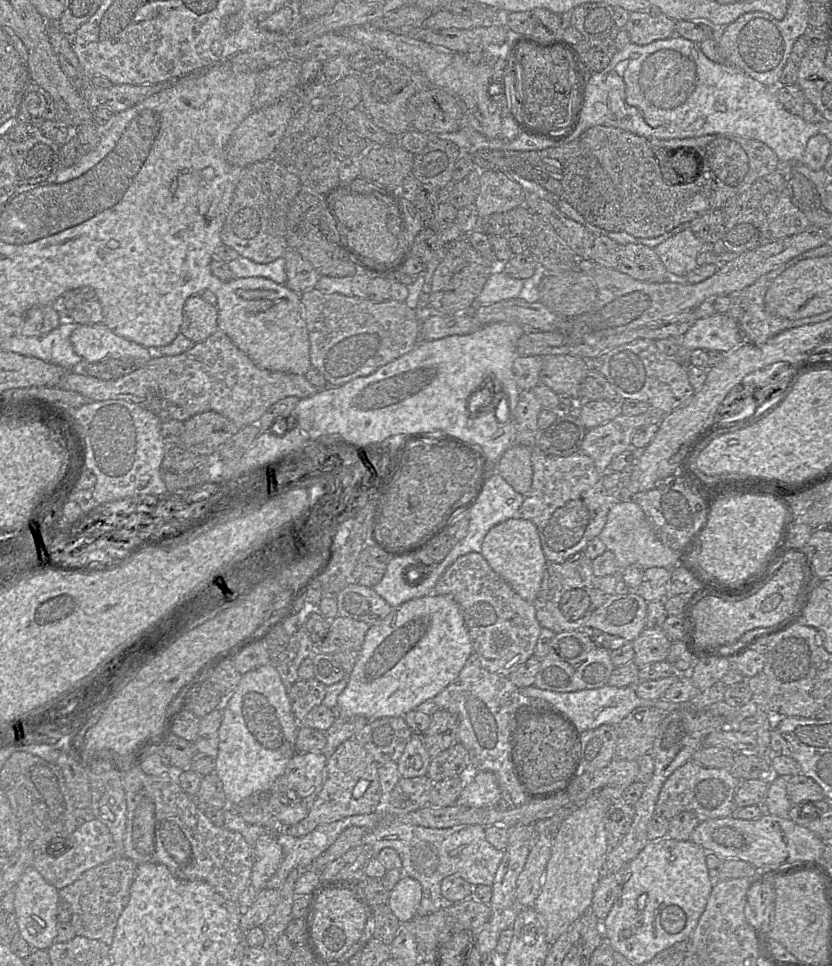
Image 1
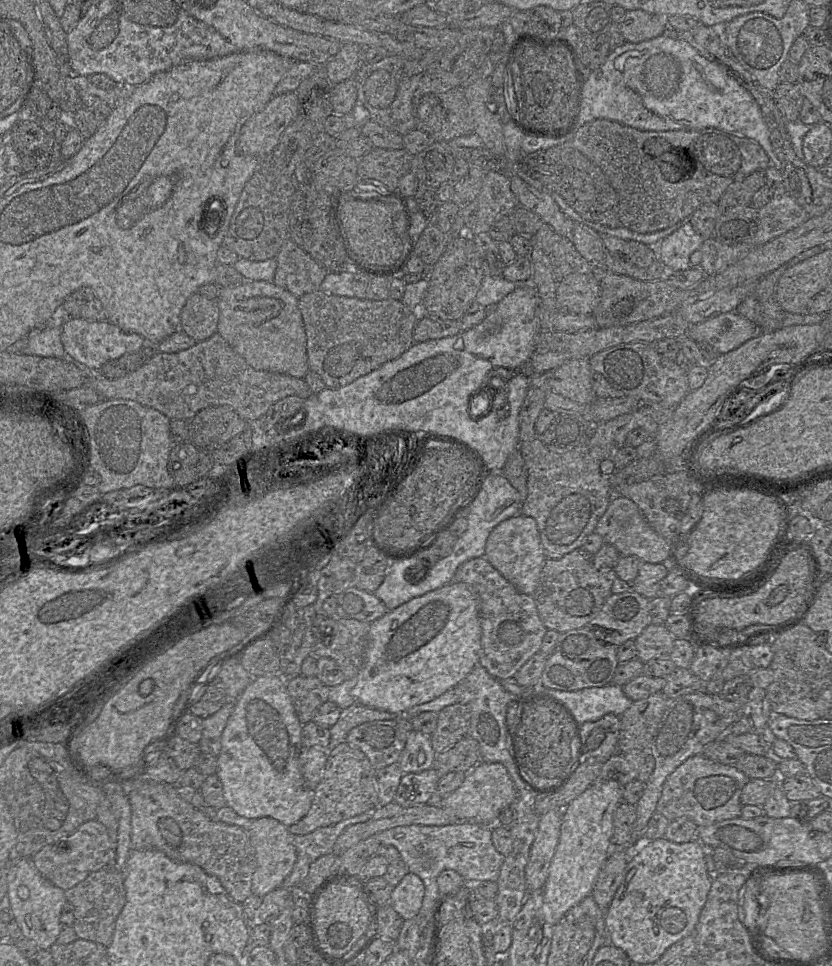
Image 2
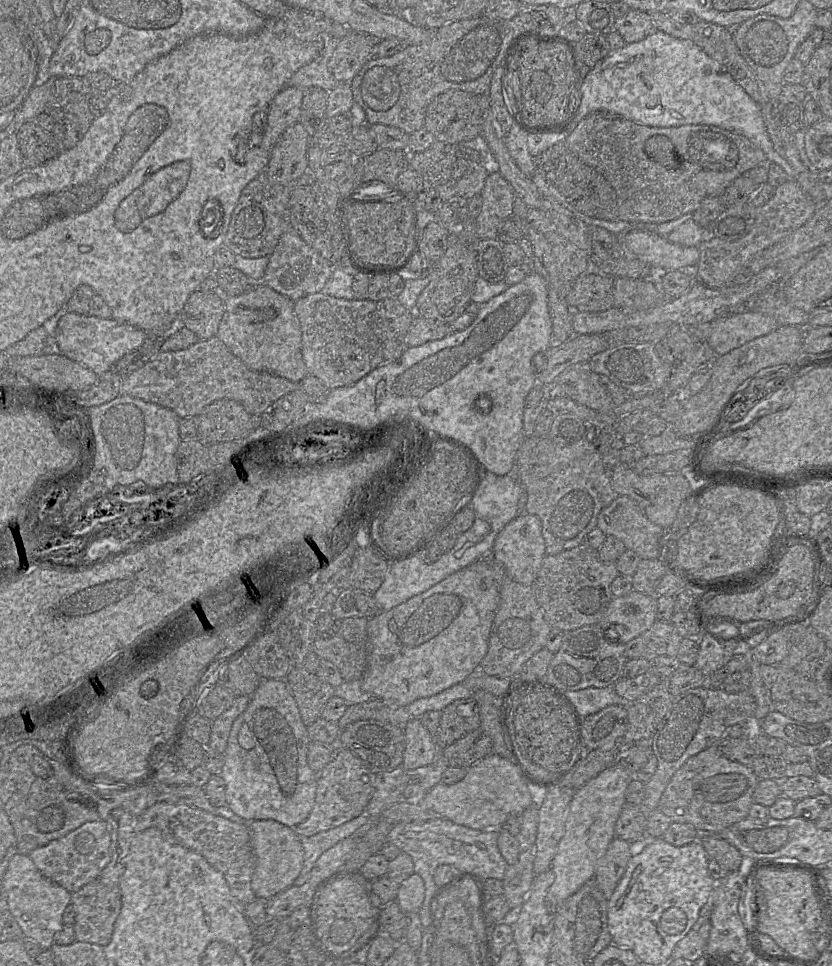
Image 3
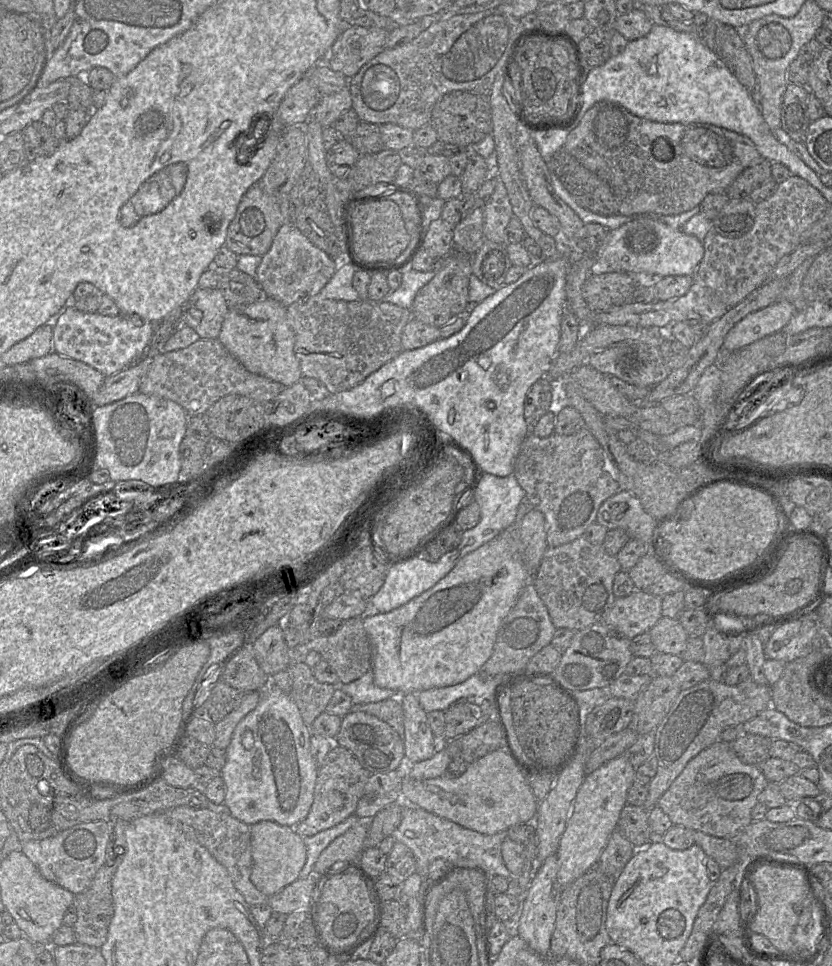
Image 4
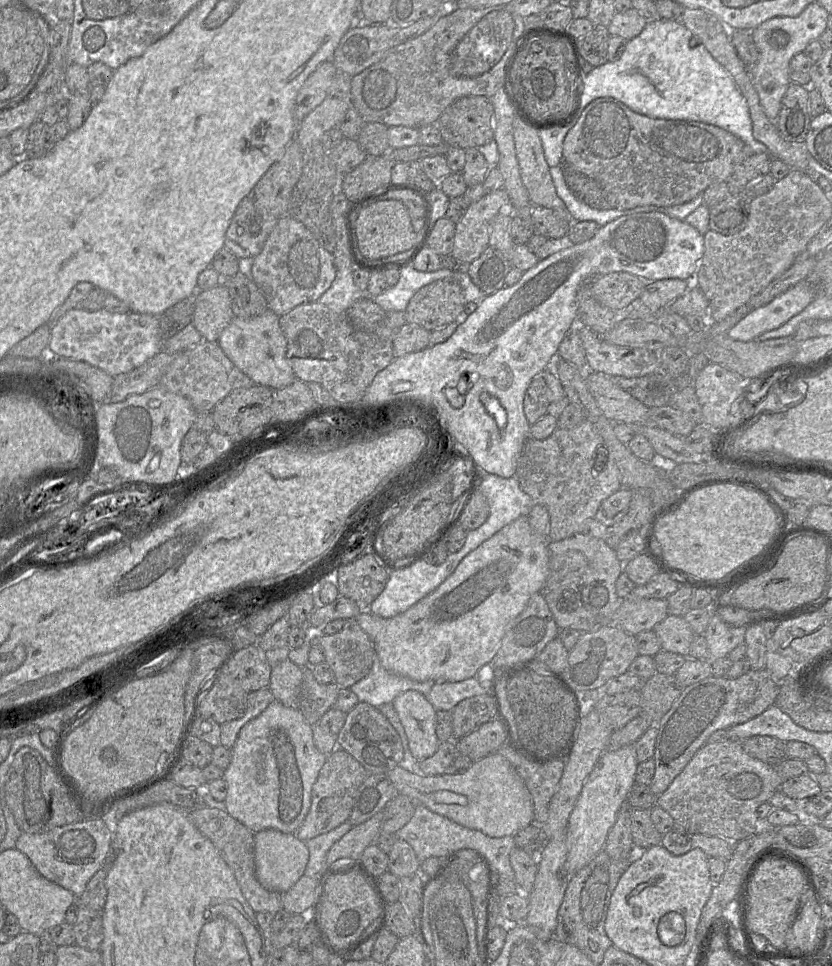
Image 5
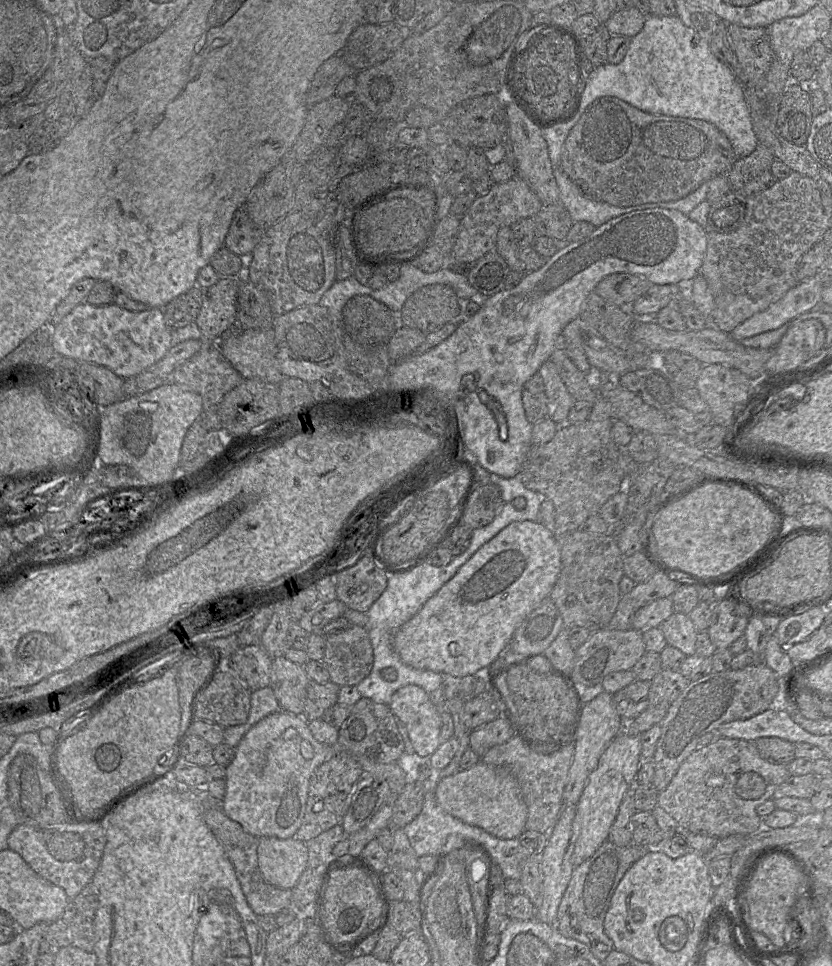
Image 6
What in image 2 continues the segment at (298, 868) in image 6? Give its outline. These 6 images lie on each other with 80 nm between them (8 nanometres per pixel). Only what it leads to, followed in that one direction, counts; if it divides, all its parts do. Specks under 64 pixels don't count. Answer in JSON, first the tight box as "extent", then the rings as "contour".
{"extent":[248,818,297,897],"contour":[[[273,818],[253,819],[248,830],[248,836],[256,859],[256,868],[251,881],[251,892],[263,897],[270,891],[281,887],[284,879],[291,873],[297,859],[296,849],[291,842],[288,827]]]}

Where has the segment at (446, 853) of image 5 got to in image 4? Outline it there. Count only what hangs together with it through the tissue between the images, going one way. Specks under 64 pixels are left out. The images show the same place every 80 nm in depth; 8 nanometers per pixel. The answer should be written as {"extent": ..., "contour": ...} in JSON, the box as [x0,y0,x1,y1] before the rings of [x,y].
{"extent":[393,803,511,919],"contour":[[[404,803],[403,818],[393,832],[393,838],[396,842],[401,842],[405,844],[414,854],[416,861],[416,873],[420,875],[422,882],[421,888],[418,894],[419,897],[423,894],[423,897],[420,902],[420,910],[422,912],[423,919],[423,910],[427,903],[430,891],[435,885],[434,879],[429,879],[428,877],[428,867],[435,859],[441,858],[447,861],[453,869],[462,869],[462,868],[474,868],[479,873],[483,874],[486,878],[492,878],[494,876],[503,876],[505,878],[510,878],[511,873],[507,869],[501,853],[501,845],[503,841],[507,838],[506,831],[498,832],[493,835],[483,835],[479,832],[464,828],[448,819],[439,817],[431,812],[428,812],[417,806],[411,806]]]}

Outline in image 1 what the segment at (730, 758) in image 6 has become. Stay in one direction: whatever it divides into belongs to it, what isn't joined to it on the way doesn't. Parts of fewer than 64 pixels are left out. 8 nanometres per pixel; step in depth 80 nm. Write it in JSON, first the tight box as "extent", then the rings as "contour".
{"extent":[655,759,740,822],"contour":[[[690,759],[665,781],[655,806],[655,814],[670,820],[679,813],[693,812],[700,822],[729,817],[736,810],[734,794],[739,783],[740,780],[730,769],[705,767]]]}

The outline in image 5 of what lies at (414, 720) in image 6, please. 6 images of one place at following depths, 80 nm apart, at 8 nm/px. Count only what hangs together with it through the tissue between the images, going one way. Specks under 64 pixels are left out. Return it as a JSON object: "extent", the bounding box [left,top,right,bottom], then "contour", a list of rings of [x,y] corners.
{"extent":[391,689,438,761],"contour":[[[409,689],[391,702],[407,736],[411,754],[419,761],[432,756],[438,746],[436,710],[425,695]]]}

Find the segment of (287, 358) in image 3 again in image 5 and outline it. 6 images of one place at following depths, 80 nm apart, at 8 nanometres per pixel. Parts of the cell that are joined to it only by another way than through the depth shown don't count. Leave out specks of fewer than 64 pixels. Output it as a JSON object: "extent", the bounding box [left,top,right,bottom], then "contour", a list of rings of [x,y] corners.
{"extent":[218,310,296,390],"contour":[[[272,310],[243,319],[234,317],[218,338],[224,354],[255,384],[278,390],[293,383],[296,378],[286,356],[286,338],[279,325],[279,318]]]}

